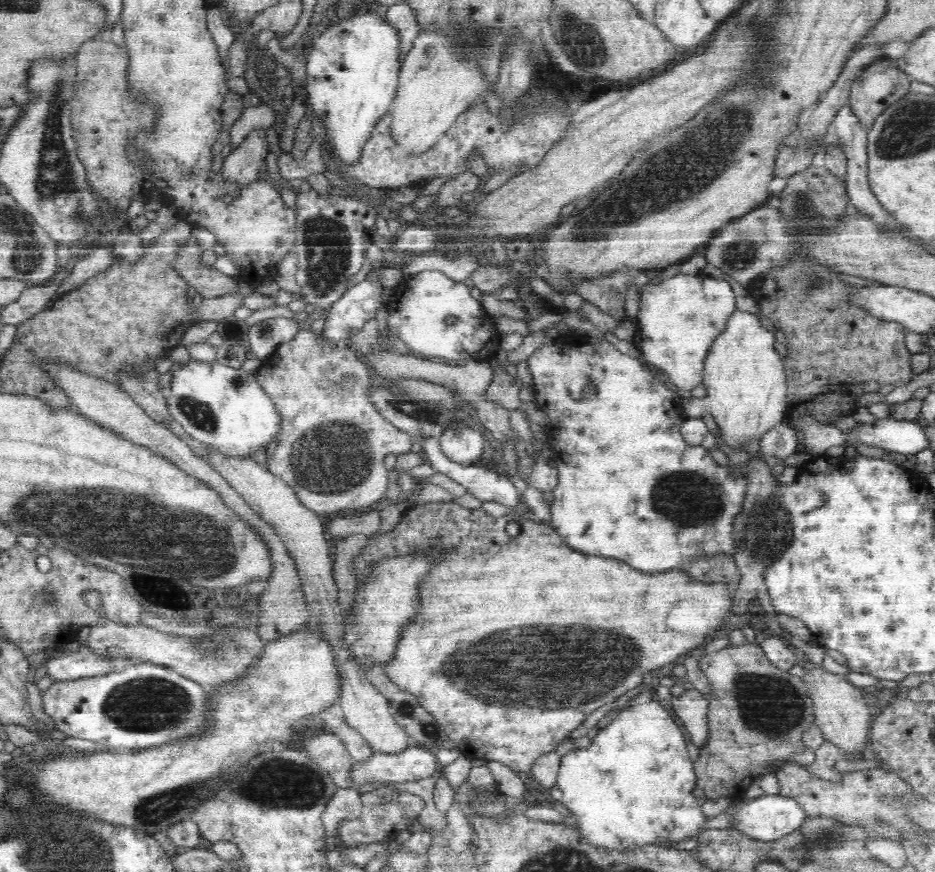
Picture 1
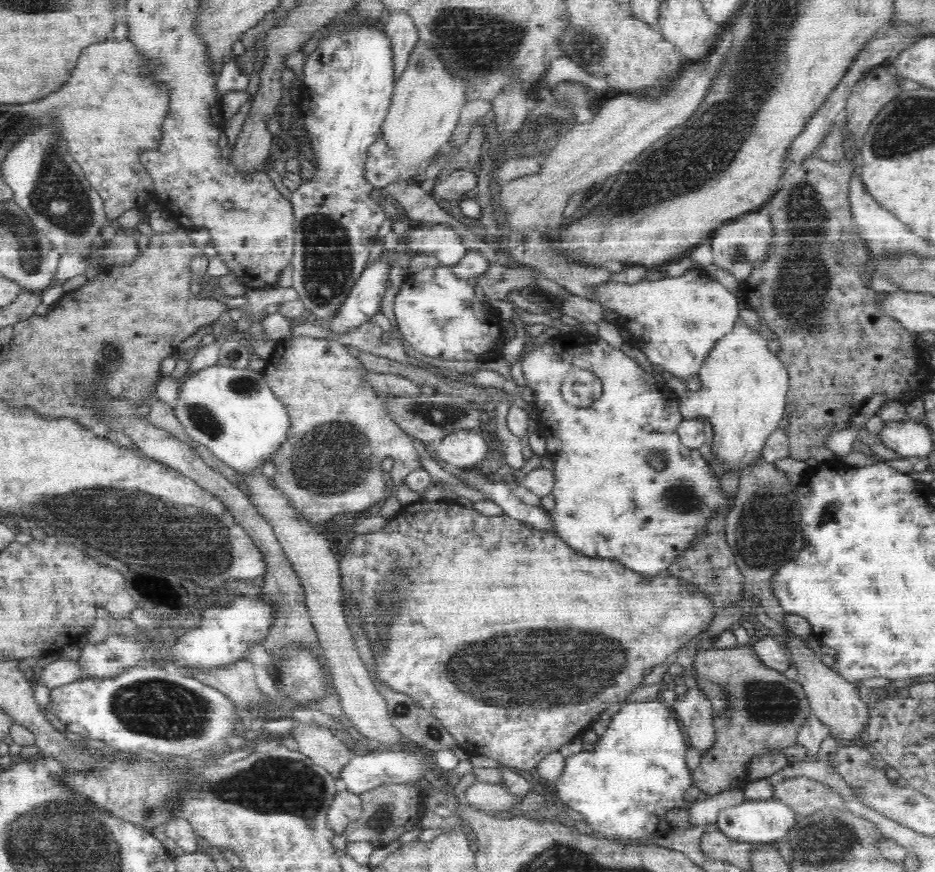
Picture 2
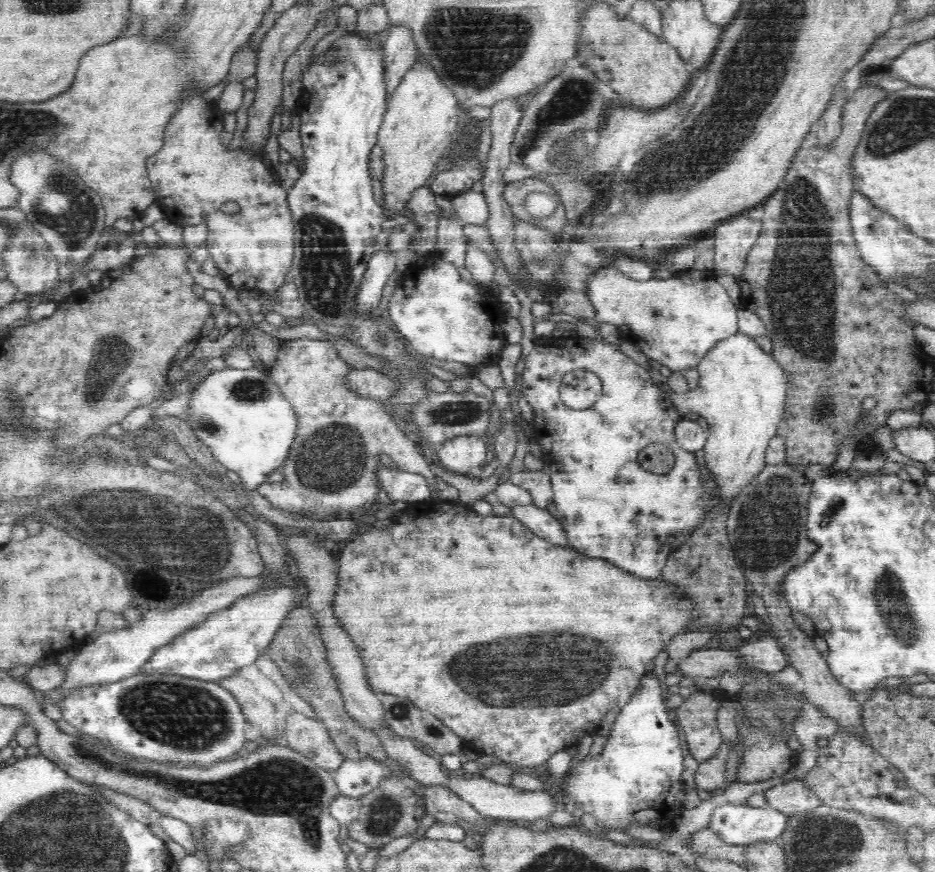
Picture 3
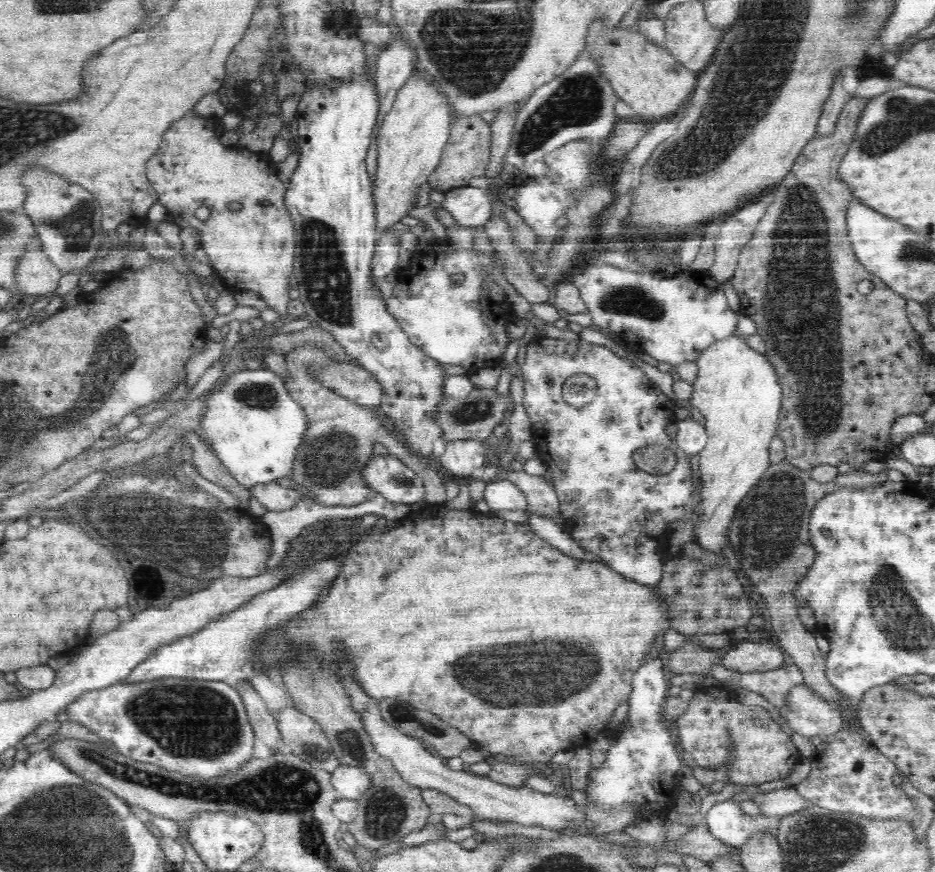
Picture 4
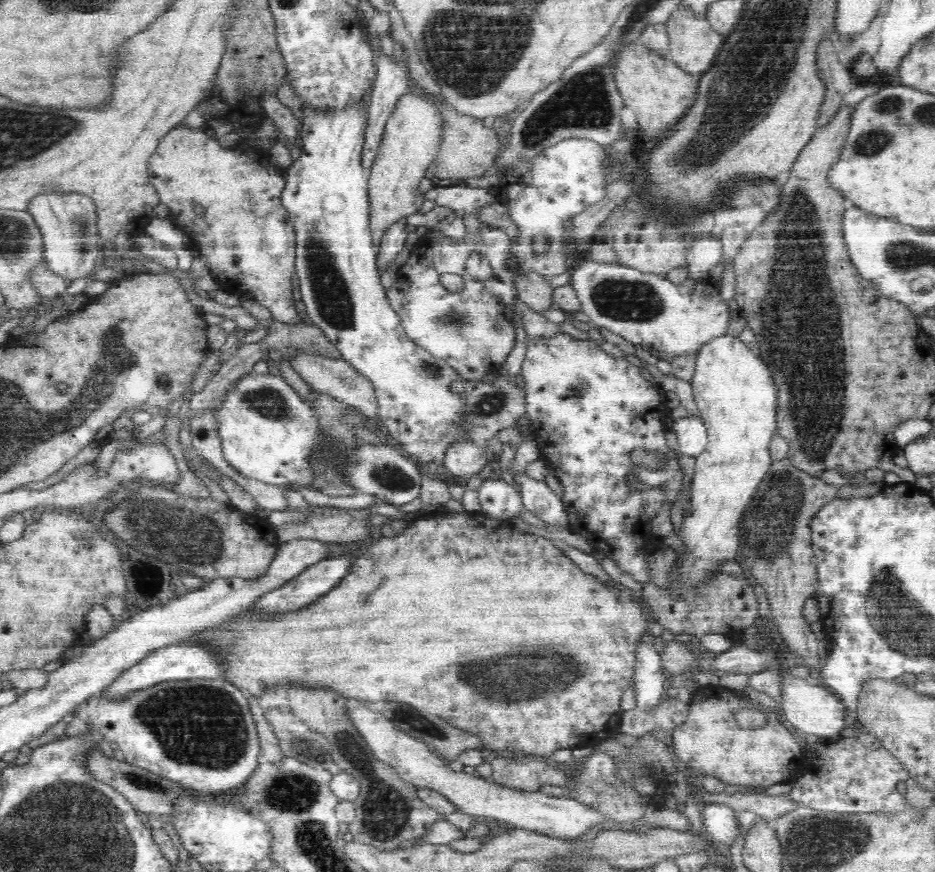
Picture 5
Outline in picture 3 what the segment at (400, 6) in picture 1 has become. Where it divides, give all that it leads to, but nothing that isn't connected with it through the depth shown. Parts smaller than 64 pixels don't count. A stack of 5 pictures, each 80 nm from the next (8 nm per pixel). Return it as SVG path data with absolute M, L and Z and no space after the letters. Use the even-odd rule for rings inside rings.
M392 25L383 38L381 62L384 67L384 87L388 99L412 70L418 56L414 35L406 27Z

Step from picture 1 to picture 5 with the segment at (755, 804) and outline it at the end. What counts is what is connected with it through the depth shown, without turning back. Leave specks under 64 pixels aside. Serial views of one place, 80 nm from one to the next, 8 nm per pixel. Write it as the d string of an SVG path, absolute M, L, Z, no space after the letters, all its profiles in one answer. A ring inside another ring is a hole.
M712 803L702 806L703 829L708 833L710 841L718 840L722 844L734 844L738 838L738 820L736 811L724 804Z

